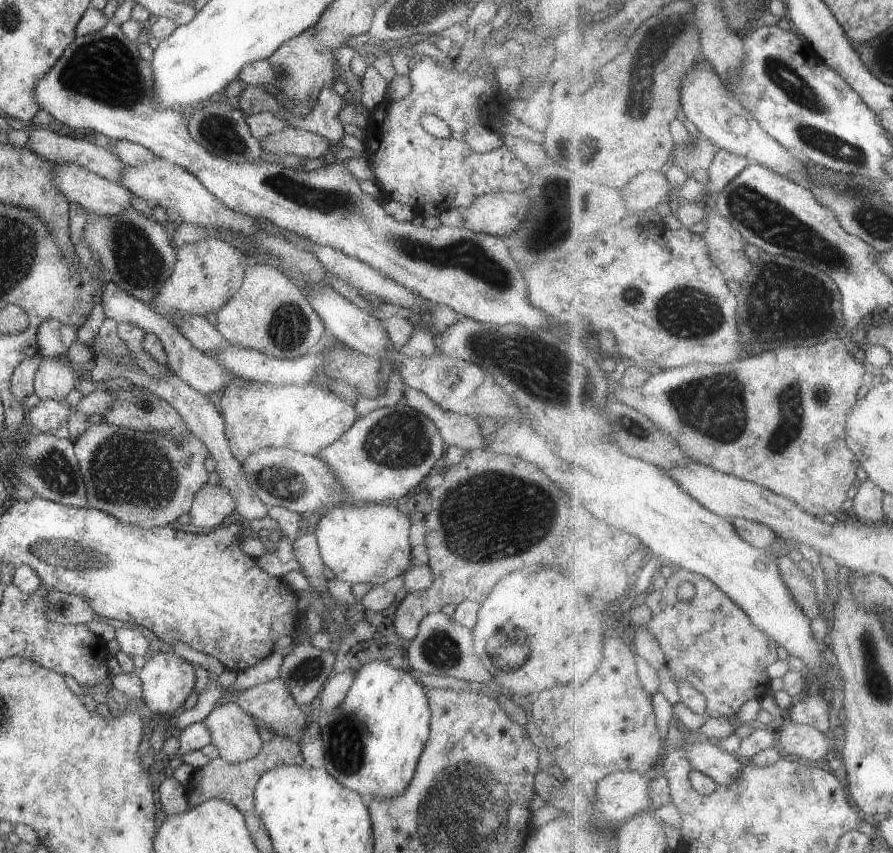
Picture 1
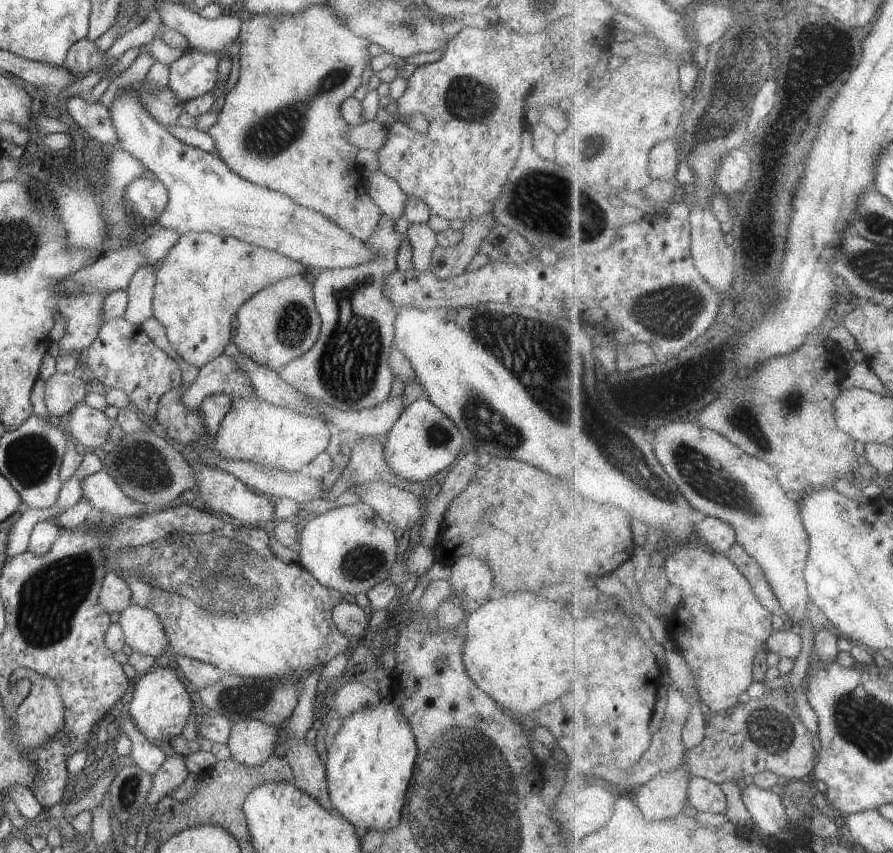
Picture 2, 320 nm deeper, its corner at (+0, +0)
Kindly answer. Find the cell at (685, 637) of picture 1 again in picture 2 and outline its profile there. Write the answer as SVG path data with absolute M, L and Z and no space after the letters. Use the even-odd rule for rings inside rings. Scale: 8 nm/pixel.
M686 544L664 563L666 576L683 592L683 603L665 622L675 651L689 662L700 679L697 690L711 713L728 714L739 706L739 696L755 681L755 654L774 634L773 614L756 596L752 585L725 555Z

